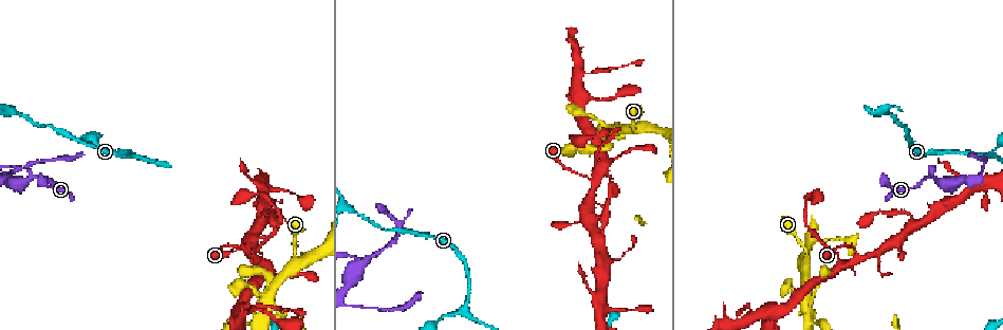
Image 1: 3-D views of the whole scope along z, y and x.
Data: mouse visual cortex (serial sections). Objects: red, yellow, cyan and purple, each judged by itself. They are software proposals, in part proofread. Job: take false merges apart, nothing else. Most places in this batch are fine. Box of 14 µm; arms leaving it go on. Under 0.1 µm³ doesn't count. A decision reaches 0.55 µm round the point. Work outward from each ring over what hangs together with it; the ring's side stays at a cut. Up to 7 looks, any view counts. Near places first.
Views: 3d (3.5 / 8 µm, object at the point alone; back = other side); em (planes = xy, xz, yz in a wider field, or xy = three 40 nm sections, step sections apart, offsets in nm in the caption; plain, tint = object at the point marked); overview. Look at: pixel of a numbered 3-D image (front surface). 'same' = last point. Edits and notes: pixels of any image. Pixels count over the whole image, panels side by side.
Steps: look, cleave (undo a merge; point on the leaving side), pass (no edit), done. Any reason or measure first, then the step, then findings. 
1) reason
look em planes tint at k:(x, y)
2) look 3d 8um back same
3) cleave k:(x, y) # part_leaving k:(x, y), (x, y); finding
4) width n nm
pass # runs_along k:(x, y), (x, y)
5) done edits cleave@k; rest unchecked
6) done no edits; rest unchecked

three arms meet
look 3d 8um at 1:(603, 162)

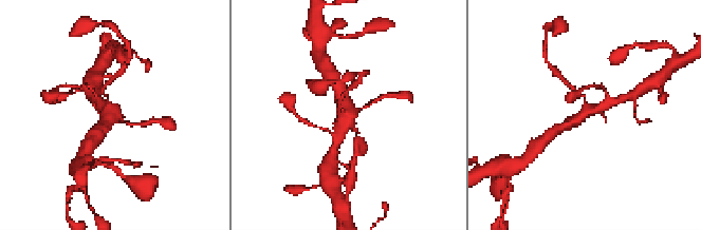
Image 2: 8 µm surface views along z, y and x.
look em planes tint at 2:(345, 113)

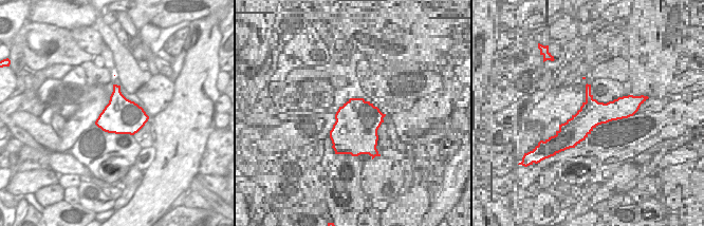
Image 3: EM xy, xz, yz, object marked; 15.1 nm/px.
pass # runs_along 2:(608, 98), (564, 127); continuous, no second cell

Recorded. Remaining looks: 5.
look 3d 3.5um at 1:(247, 249)

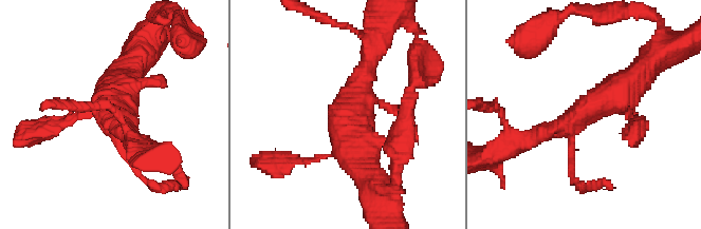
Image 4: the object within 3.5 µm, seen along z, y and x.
look em xy step 3 tint at 4:(353, 114)

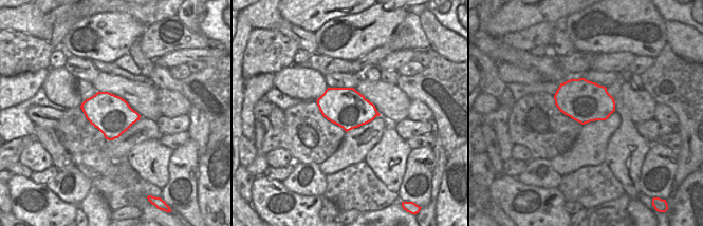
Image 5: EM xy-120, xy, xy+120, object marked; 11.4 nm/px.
look em planes tint same

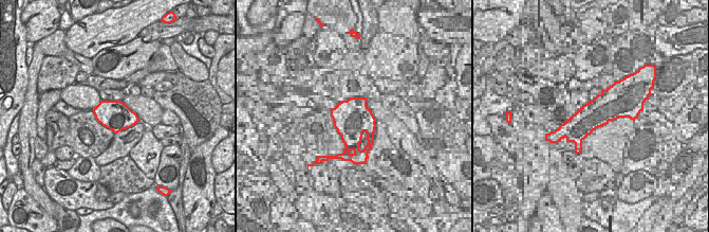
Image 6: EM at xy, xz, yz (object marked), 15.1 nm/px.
pass # runs_along 4:(529, 139), (572, 123), (640, 72); all the same cell

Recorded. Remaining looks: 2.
three-way junction
look em xy step 1 tint at 1:(371, 256)

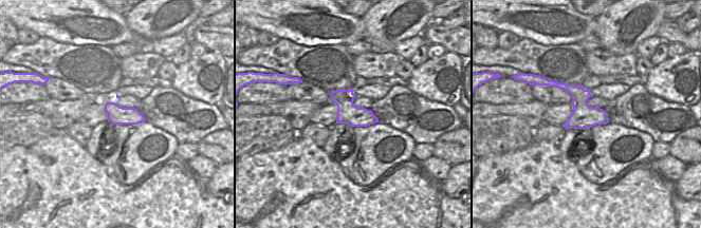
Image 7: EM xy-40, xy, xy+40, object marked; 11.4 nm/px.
see where the arms go
look 3d 3.5um same

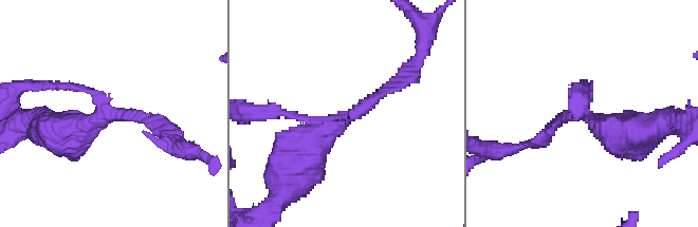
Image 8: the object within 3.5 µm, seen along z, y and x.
pass # all the same cell

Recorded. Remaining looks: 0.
done no edits; rest unchecked

